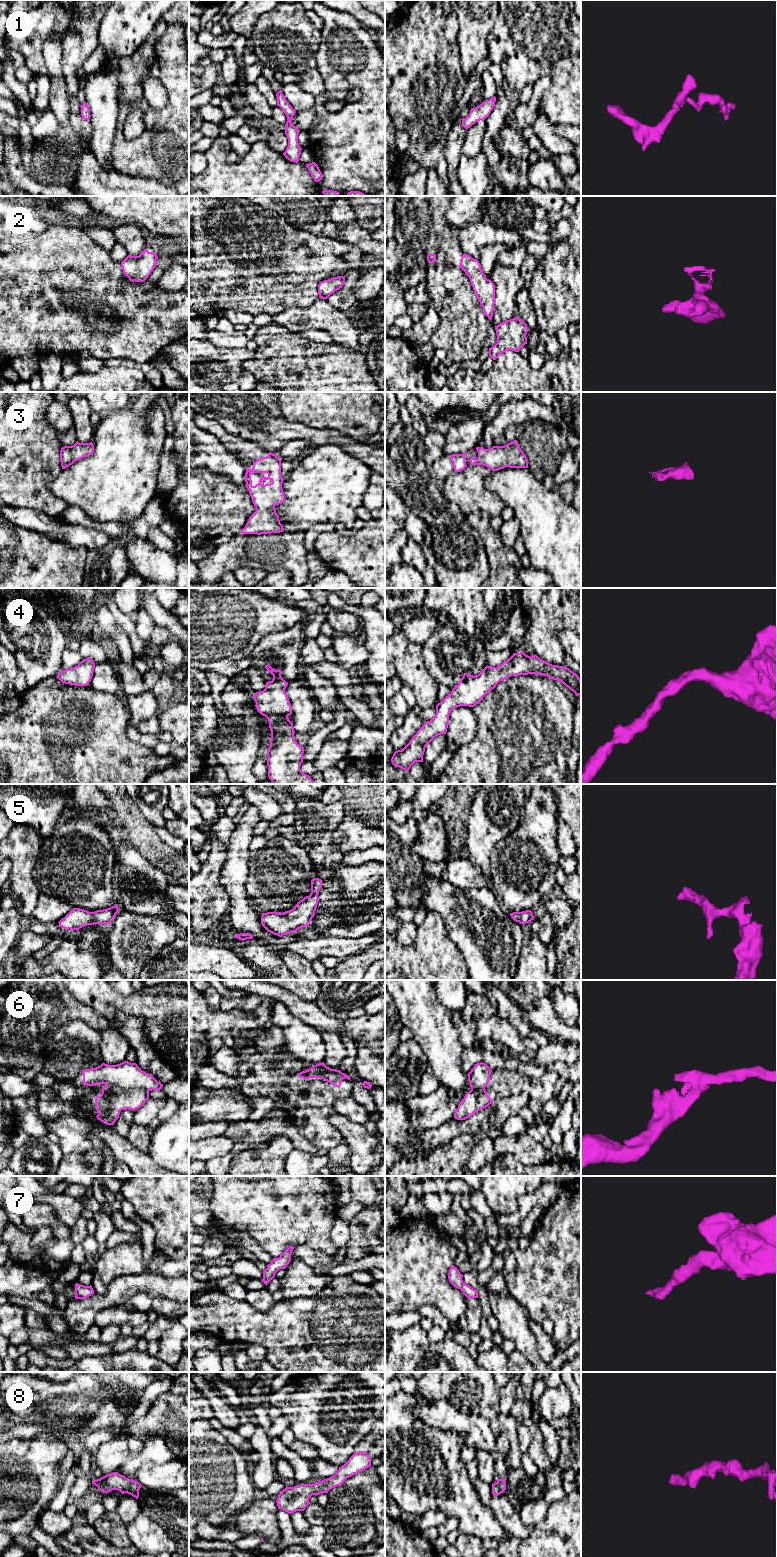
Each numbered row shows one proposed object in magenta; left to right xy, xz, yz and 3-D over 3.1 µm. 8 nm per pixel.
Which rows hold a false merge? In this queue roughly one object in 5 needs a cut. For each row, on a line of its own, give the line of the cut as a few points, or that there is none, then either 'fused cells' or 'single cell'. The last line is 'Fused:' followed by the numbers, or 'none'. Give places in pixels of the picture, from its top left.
1: no cut; single cell
2: no cut; single cell
3: no cut; single cell
4: no cut; single cell
5: no cut; single cell
6: cut in xy along (106, 1084), (120, 1089), (146, 1089), (148, 1091); fused cells
7: no cut; single cell
8: no cut; single cell
Fused: 6

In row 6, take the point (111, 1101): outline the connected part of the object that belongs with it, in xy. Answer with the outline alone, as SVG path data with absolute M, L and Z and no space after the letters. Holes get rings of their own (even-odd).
M111 1085L102 1088L100 1096L95 1098L98 1120L114 1125L121 1110L136 1110L149 1099L149 1091L144 1089L120 1090Z

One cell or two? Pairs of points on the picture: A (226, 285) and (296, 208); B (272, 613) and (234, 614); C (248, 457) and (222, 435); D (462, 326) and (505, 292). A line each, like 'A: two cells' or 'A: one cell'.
A: two cells
B: one cell
C: one cell
D: two cells

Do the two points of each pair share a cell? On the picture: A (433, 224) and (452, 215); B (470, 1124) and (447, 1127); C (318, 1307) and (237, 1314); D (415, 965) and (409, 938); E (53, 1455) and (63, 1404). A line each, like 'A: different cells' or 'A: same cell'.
A: different cells
B: same cell
C: same cell
D: different cells
E: different cells

